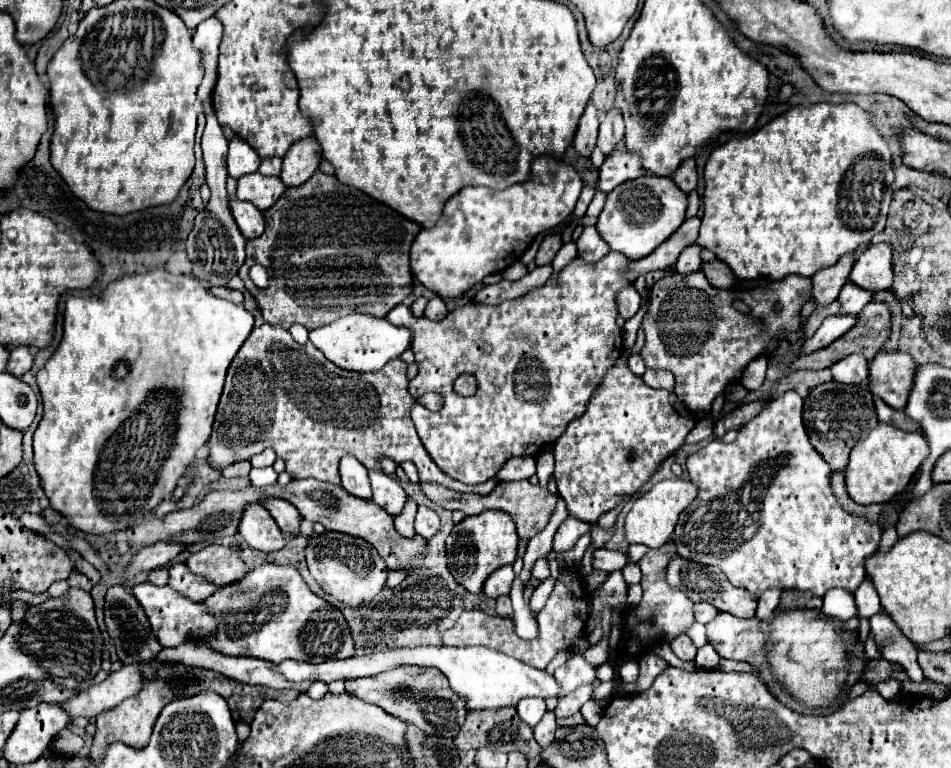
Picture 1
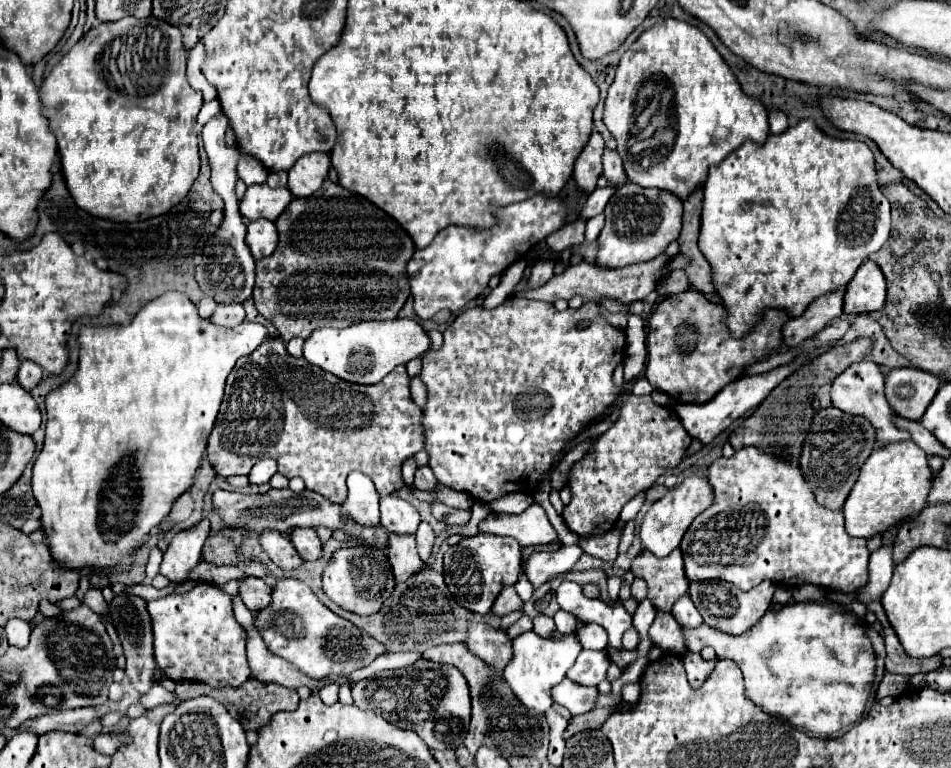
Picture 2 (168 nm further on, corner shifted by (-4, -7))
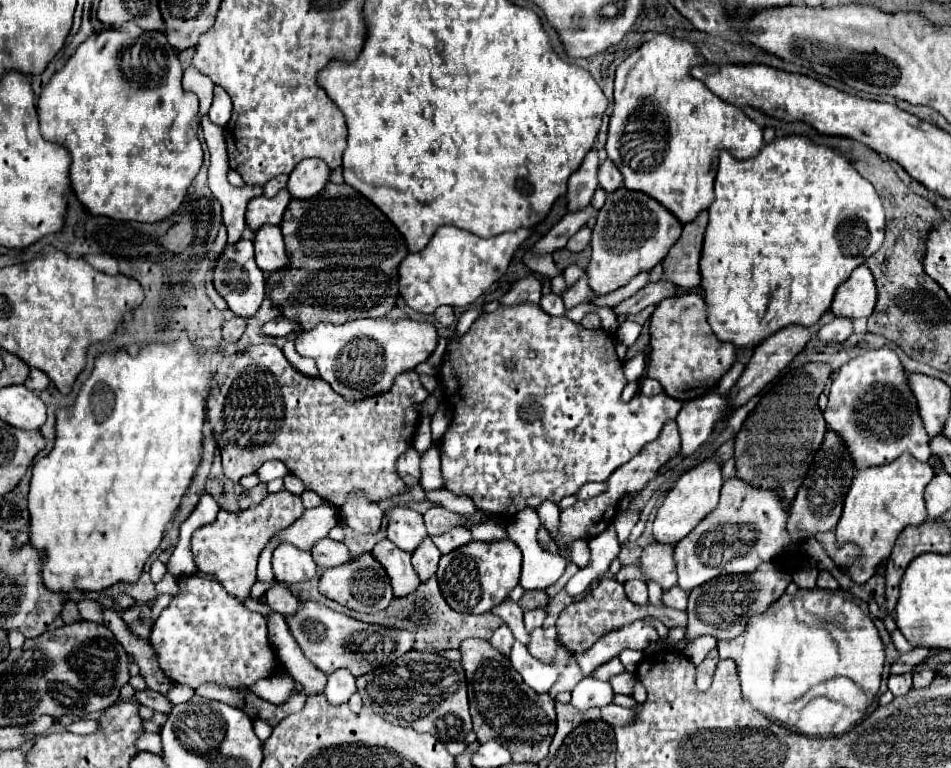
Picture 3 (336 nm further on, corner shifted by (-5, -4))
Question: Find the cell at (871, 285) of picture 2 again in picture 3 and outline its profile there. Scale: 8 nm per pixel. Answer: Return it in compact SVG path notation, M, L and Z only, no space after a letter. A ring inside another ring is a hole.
M866 265L852 271L852 275L838 287L830 311L836 317L868 317L876 305L876 283Z

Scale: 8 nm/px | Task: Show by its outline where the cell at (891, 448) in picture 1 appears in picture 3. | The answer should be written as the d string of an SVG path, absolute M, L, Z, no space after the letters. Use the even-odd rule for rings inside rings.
M902 455L888 465L870 467L854 475L844 499L842 517L834 529L838 545L854 543L862 551L862 555L858 555L850 567L840 567L854 583L866 583L876 573L878 565L890 557L894 541L904 527L920 525L928 519L924 489L932 477L934 469L928 463L920 463L912 455Z

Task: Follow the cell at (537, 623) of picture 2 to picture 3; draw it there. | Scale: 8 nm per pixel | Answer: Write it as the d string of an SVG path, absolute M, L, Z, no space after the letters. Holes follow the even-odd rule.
M534 629L532 631L532 643L528 647L530 655L540 659L542 663L552 663L554 661L554 653L556 653L556 641L554 639L546 639L544 637L544 629Z

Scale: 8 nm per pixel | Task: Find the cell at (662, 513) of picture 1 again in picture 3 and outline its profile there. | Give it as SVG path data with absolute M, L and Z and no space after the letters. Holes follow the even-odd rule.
M714 459L702 461L694 469L686 471L674 483L674 487L666 493L662 505L656 513L656 519L654 519L656 541L666 543L666 545L676 545L682 537L686 537L718 505L720 489L722 489L722 471L720 471L720 463L716 463Z

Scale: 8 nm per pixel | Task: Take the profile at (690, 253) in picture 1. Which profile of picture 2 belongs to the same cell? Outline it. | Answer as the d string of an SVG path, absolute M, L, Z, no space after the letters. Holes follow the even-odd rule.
M673 270L669 274L669 278L663 282L663 288L665 290L659 290L659 286L657 286L657 292L659 294L667 294L667 296L689 290L691 286L689 286L689 278L685 278L685 270Z

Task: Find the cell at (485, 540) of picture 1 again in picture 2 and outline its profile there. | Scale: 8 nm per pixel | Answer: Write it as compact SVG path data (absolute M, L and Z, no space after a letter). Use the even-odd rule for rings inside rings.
M479 532L477 536L465 536L459 544L451 546L445 552L445 582L451 590L451 594L455 596L455 600L471 610L471 612L489 612L497 594L503 590L503 586L507 584L515 584L519 574L521 574L521 546L515 538L509 536L497 536L497 534L487 534L487 532Z

